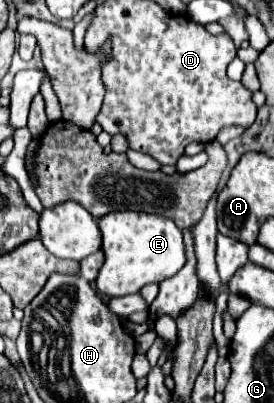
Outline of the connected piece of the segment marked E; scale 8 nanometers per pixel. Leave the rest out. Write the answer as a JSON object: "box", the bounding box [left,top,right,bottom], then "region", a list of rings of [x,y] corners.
{"box":[96,211,186,297],"region":[[[116,211],[104,215],[98,221],[98,227],[102,231],[104,265],[98,273],[96,287],[108,297],[138,293],[148,283],[160,283],[172,277],[186,263],[182,231],[168,217],[138,211]]]}

